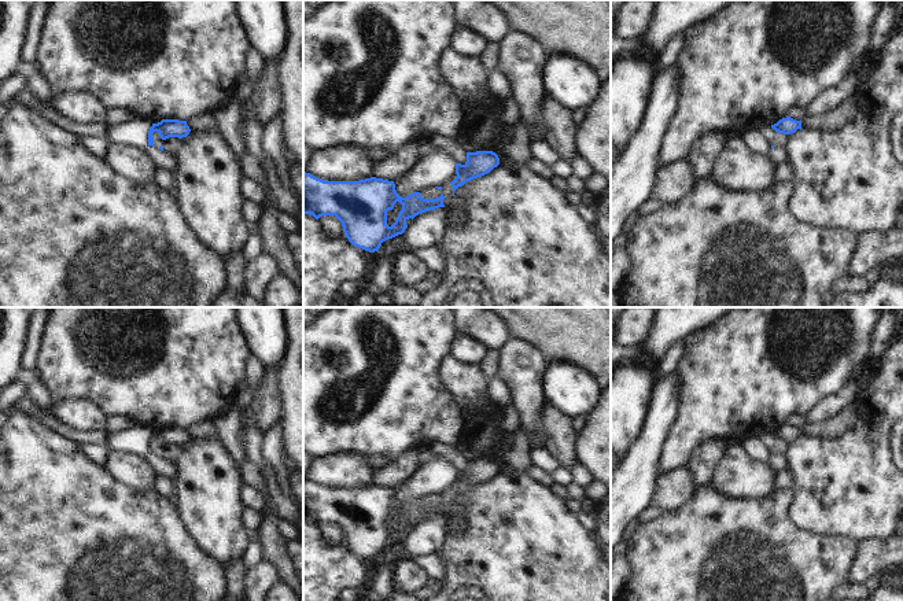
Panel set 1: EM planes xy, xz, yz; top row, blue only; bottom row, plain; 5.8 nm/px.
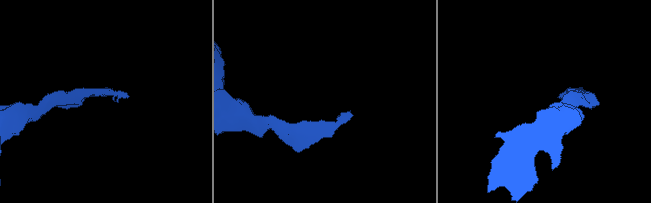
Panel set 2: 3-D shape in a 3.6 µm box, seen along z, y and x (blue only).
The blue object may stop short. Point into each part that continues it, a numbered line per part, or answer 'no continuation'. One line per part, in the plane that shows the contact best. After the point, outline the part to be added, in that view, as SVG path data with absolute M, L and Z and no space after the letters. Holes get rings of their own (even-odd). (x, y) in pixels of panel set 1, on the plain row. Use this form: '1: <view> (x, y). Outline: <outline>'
no continuation.

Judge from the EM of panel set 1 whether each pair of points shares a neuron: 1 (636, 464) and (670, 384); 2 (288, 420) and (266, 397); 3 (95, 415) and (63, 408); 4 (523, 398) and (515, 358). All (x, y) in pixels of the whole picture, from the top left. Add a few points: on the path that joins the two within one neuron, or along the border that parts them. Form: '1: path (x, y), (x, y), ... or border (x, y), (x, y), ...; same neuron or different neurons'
1: path (649, 445), (664, 404); same neuron
2: border (276, 380), (280, 398), (279, 421); different neurons
3: path (87, 415), (72, 413); same neuron
4: path (523, 389), (522, 368); same neuron

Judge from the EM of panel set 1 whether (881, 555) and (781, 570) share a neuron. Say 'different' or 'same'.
different

